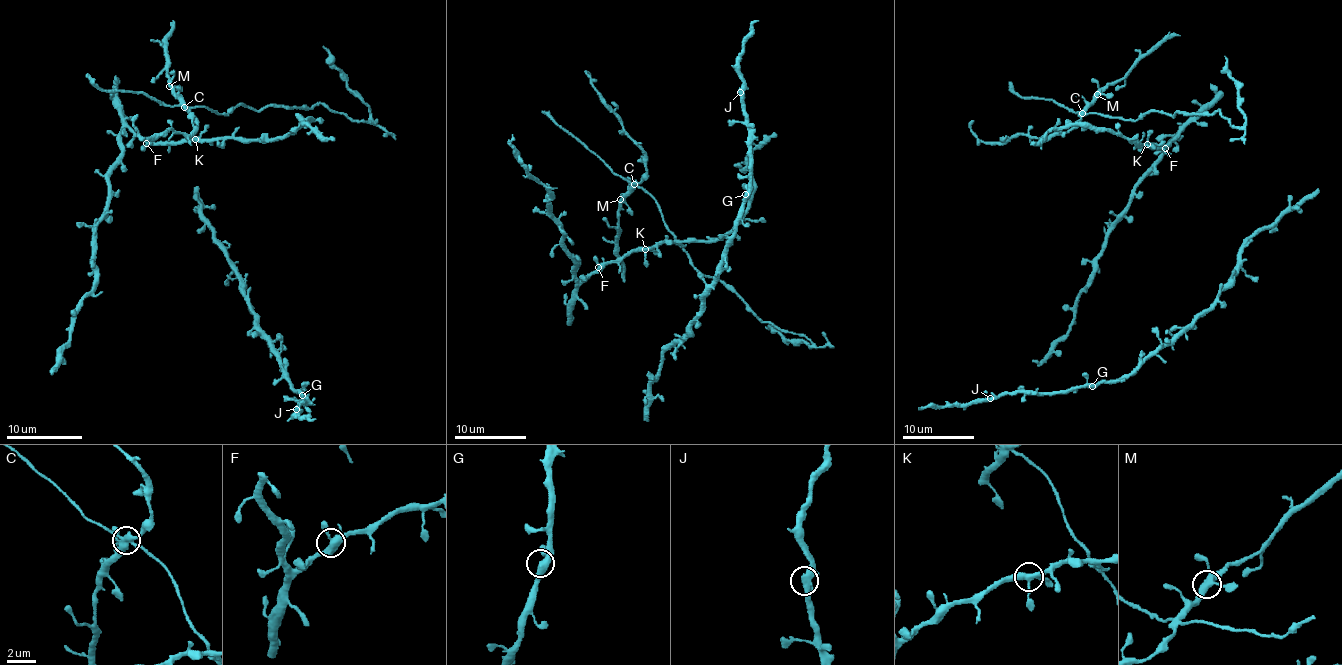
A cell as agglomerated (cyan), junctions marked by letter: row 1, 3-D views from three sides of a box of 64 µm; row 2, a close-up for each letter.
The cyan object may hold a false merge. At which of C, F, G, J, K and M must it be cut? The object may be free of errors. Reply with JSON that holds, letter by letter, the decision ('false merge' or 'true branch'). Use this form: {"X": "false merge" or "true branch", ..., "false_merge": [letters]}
{"C": "false merge", "F": "true branch", "G": "true branch", "J": "true branch", "K": "true branch", "M": "true branch", "false_merge": ["C"]}

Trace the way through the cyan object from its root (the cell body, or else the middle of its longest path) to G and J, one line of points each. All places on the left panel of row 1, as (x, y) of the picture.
G: (214, 238), (239, 280), (239, 289), (254, 314), (254, 323), (268, 337), (283, 375), (302, 395)
J: (214, 238), (283, 375), (305, 395), (305, 403), (296, 409)

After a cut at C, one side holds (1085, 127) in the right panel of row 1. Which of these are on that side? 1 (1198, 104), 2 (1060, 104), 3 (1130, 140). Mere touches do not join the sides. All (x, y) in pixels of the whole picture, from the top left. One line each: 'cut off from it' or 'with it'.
1: with it
2: cut off from it
3: with it

